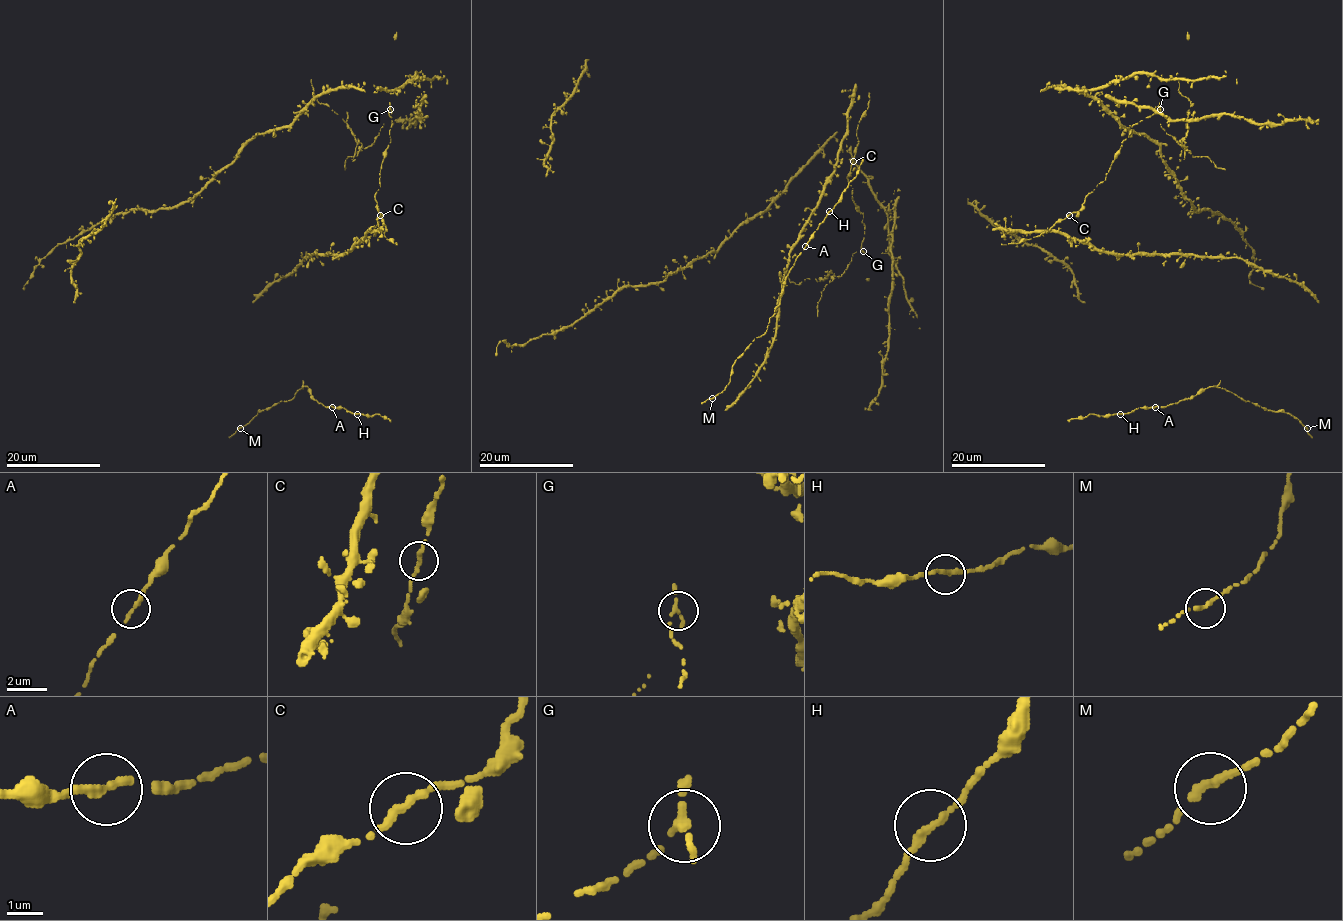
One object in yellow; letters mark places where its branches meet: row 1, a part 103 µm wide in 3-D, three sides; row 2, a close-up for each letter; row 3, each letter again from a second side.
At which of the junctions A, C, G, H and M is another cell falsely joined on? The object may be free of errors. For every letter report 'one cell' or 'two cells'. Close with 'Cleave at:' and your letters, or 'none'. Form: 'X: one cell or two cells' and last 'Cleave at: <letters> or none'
A: one cell
C: one cell
G: two cells
H: one cell
M: one cell
Cleave at: G

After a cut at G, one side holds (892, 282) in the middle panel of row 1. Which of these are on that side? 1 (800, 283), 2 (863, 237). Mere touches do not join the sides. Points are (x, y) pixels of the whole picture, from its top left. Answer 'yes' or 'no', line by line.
1: no
2: yes

